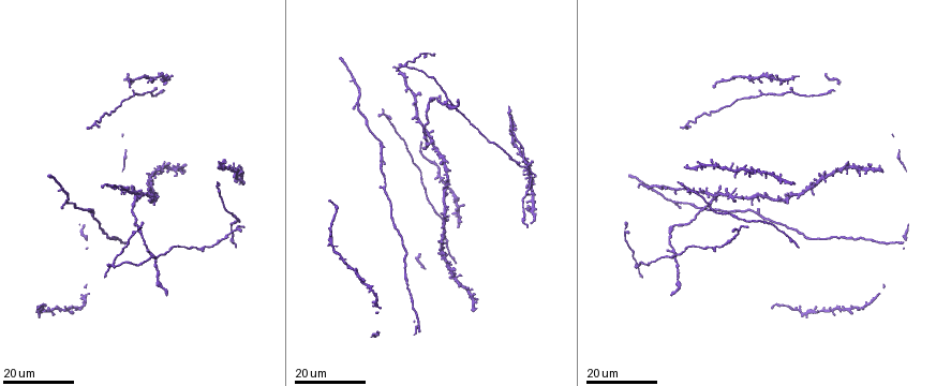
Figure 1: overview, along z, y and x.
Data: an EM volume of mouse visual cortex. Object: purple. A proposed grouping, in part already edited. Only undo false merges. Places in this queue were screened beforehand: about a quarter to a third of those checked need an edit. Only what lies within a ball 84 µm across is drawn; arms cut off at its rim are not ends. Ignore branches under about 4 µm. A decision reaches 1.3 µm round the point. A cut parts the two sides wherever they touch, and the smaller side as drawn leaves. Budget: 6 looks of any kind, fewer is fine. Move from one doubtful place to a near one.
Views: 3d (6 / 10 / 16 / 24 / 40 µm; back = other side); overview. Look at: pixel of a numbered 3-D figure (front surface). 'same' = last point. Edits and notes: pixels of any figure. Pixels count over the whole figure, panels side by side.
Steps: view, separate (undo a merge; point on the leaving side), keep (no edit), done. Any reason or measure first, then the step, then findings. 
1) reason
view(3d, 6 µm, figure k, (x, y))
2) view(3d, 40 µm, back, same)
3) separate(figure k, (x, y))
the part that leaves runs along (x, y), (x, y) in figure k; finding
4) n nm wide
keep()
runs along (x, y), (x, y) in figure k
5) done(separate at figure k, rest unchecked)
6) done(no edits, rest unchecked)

four or more arms meet
view(3d, 24 µm, figure 1, (823, 179))

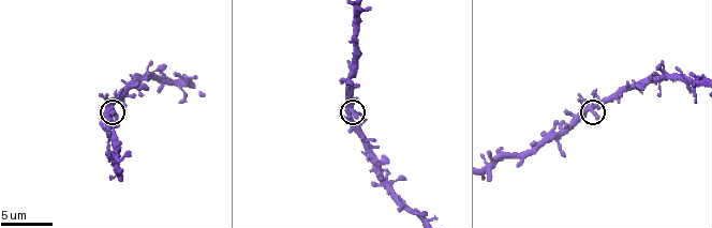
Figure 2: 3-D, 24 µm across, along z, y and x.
closer look
view(3d, 10 µm, figure 2, (349, 113))

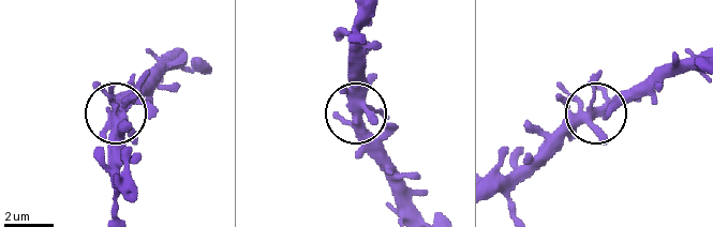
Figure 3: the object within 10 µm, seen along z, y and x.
side arm 59 µm
keep()
runs along (496, 194), (546, 161), (593, 114), (599, 71) in figure 3; one cell here

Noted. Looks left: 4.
four-way junction
view(3d, 16 µm, figure 1, (428, 142))

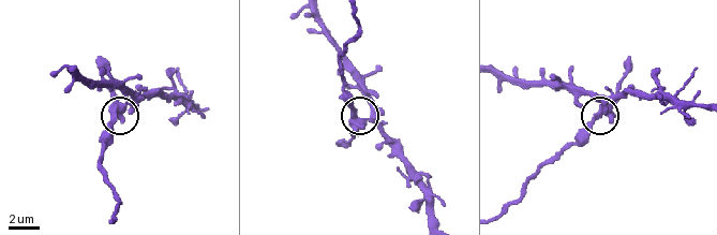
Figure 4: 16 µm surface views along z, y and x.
view(3d, 10 µm, figure 4, (613, 108))

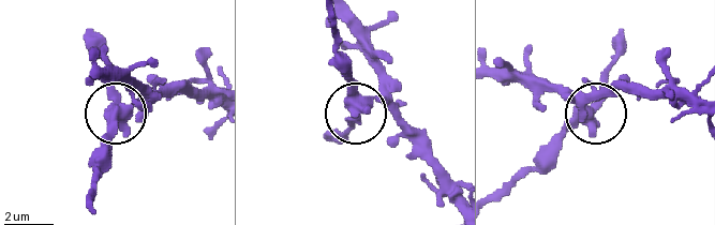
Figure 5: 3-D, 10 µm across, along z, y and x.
separate(figure 5, (347, 119))
the part that leaves runs along (358, 100), (333, 16) in figure 5; a second cell is stuck on

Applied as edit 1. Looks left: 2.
done(separate at figure 5, rest unchecked)

